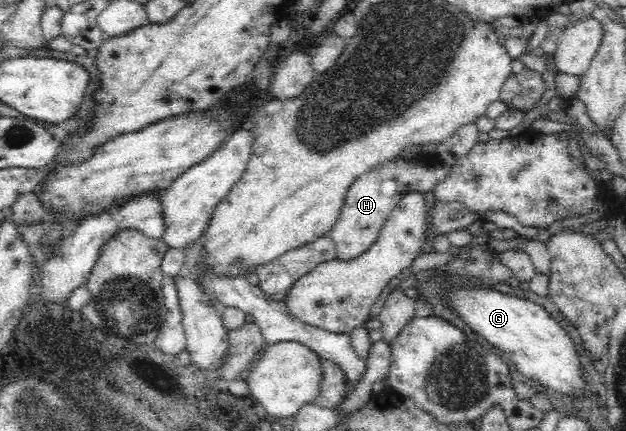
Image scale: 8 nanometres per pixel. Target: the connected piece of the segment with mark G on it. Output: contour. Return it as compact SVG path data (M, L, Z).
M452 288L450 304L468 326L490 344L508 354L516 369L526 378L552 389L560 397L587 397L587 384L579 359L568 333L543 307L530 300L494 292L488 288Z

